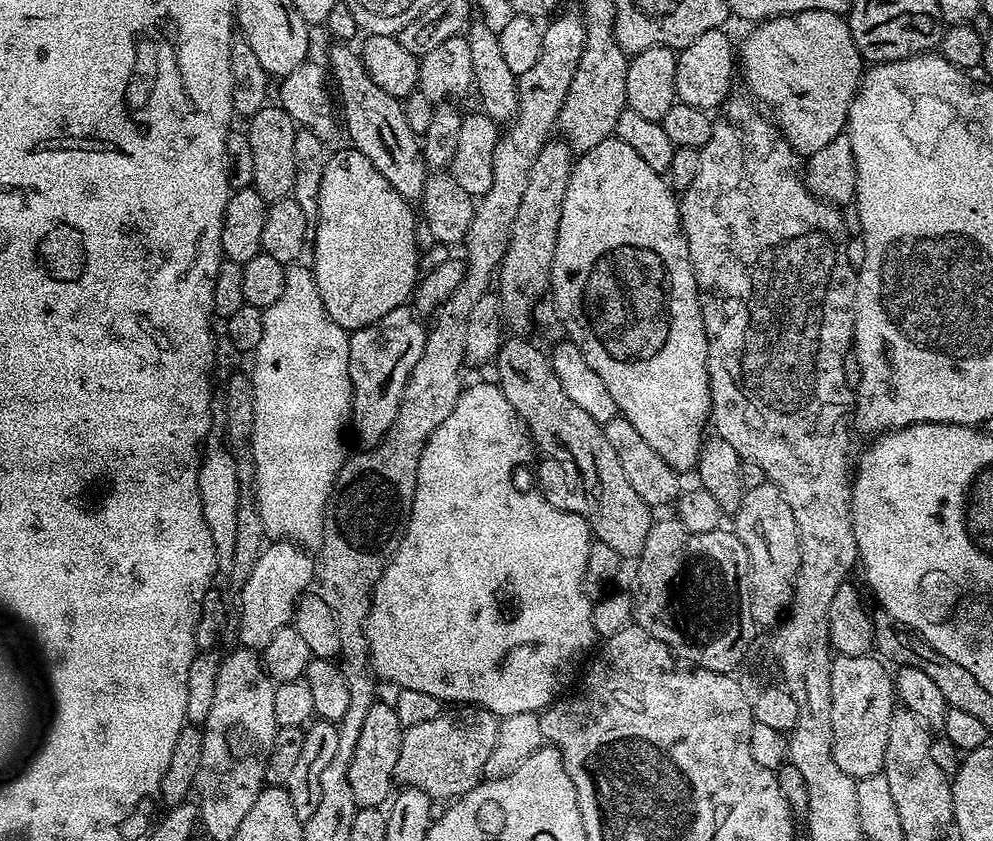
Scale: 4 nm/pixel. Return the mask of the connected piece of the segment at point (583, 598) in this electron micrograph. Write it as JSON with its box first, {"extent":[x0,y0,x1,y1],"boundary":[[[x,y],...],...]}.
{"extent":[366,383,598,718],"boundary":[[[475,383],[469,388],[467,385],[461,391],[454,410],[450,410],[450,418],[446,418],[446,422],[442,422],[442,426],[438,426],[438,430],[430,434],[422,450],[413,502],[416,506],[416,520],[412,520],[412,532],[408,532],[408,540],[404,540],[404,548],[400,548],[396,564],[392,564],[392,568],[386,568],[388,576],[382,573],[376,589],[372,592],[372,605],[368,611],[366,625],[368,659],[373,673],[381,681],[384,679],[396,684],[397,689],[405,688],[419,690],[421,694],[434,694],[434,698],[441,702],[451,702],[456,706],[485,708],[497,718],[527,712],[539,714],[557,699],[558,694],[569,687],[567,684],[576,676],[576,663],[579,662],[580,656],[587,657],[598,640],[592,621],[594,604],[584,591],[586,558],[590,558],[590,546],[594,542],[594,537],[588,529],[588,523],[581,516],[554,507],[539,491],[523,492],[522,489],[516,488],[515,482],[512,481],[516,471],[534,456],[532,436],[528,432],[528,427],[520,421],[520,415],[514,410],[514,406],[506,402],[506,394],[502,394],[499,383]]]}

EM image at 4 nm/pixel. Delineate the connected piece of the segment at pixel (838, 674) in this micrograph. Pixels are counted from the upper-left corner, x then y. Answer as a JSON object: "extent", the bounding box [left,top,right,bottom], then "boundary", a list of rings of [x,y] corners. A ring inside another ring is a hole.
{"extent":[830,655,898,780],"boundary":[[[837,655],[830,670],[830,718],[834,726],[832,753],[834,762],[841,770],[846,770],[853,780],[867,776],[879,776],[884,770],[886,758],[886,738],[890,738],[890,722],[898,707],[896,685],[891,671],[887,672],[885,661],[875,655],[841,656]]]}

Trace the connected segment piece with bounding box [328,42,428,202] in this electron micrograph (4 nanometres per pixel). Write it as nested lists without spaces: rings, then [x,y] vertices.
[[[334,42],[330,44],[331,48],[328,52],[328,66],[332,80],[338,90],[336,91],[337,99],[342,102],[340,105],[340,116],[342,124],[346,126],[348,136],[353,144],[353,149],[358,151],[370,162],[374,168],[388,182],[394,190],[409,202],[417,201],[421,194],[424,193],[425,178],[428,175],[428,167],[424,163],[423,151],[419,139],[410,126],[407,125],[403,103],[395,96],[387,94],[386,90],[382,90],[380,86],[369,76],[369,72],[365,70],[364,63],[361,61],[359,53],[344,42]]]

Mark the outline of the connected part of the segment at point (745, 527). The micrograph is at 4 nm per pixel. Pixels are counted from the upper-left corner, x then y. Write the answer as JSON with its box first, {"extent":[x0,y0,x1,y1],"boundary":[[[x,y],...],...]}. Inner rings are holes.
{"extent":[734,482,800,625],"boundary":[[[766,482],[745,491],[734,520],[734,531],[742,546],[746,546],[748,555],[752,616],[757,625],[775,625],[787,613],[788,605],[792,603],[792,590],[800,565],[800,539],[794,514],[786,498],[782,498],[782,490]]]}

